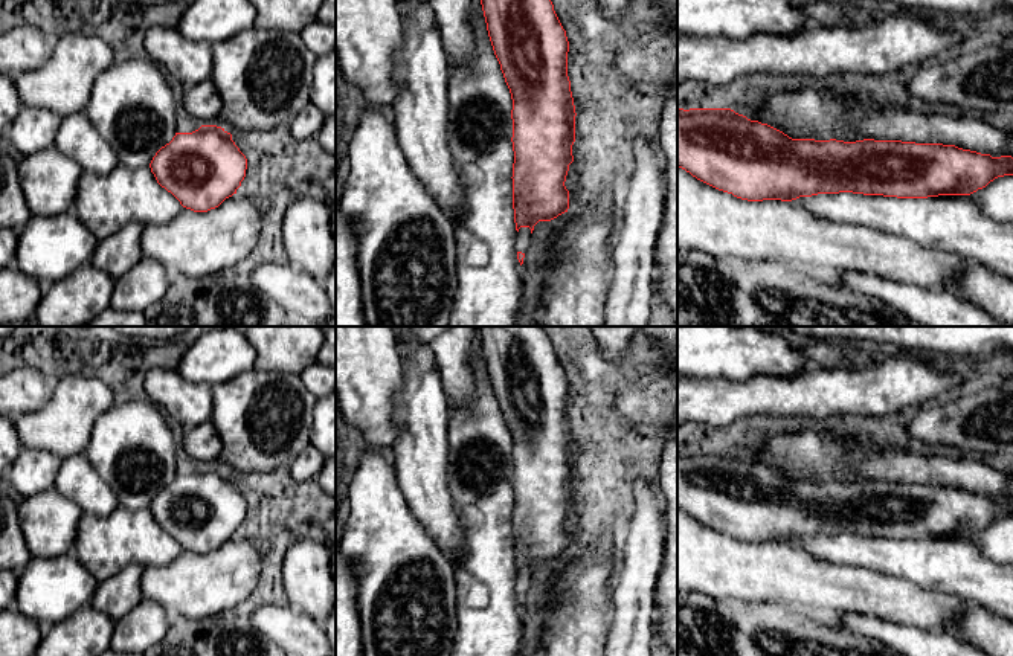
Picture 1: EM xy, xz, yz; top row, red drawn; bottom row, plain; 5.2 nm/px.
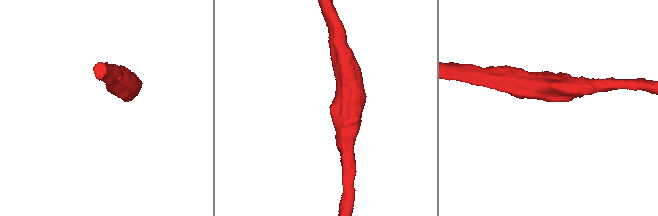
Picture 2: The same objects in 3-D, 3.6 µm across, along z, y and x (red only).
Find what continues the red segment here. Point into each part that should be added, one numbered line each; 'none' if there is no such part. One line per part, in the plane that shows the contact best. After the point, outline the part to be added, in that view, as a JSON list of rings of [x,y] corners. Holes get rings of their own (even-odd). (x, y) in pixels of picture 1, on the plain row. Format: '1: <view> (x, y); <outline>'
none

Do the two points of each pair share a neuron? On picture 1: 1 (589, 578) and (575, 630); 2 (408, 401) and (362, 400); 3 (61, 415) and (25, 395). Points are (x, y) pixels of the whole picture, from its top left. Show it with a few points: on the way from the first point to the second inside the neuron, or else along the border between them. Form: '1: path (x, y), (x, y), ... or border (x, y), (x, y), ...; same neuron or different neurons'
1: path (580, 591), (578, 618); same neuron
2: border (403, 366), (403, 386), (394, 397), (395, 437); different neurons
3: border (54, 391), (40, 408), (20, 414), (16, 418); different neurons

